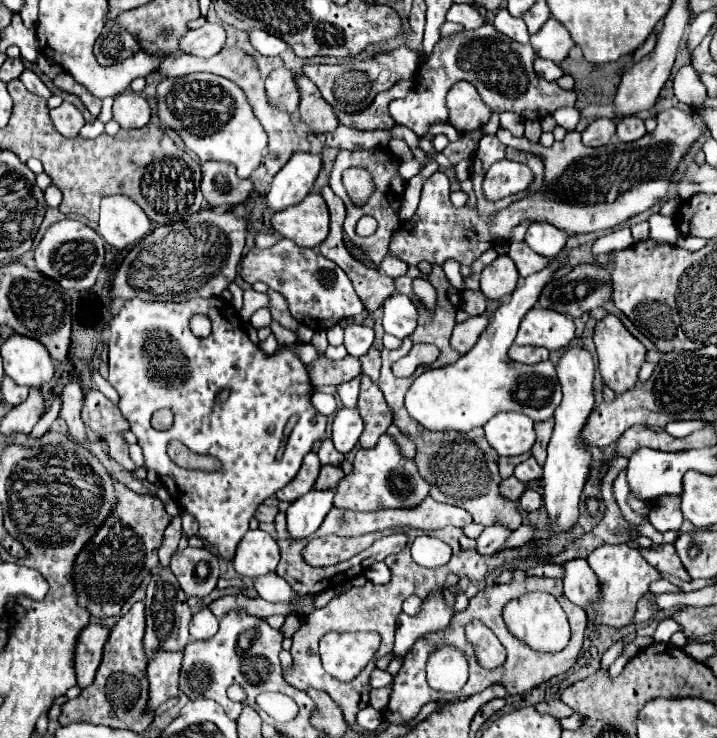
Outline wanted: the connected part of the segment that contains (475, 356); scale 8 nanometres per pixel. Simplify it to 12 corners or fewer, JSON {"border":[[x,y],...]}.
{"border":[[564,263],[522,279],[452,367],[426,369],[406,409],[430,431],[500,411],[546,421],[562,401],[550,361],[508,359],[522,317]]}

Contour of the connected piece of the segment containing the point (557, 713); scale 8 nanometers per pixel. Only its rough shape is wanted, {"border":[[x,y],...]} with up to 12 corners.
{"border":[[560,699],[536,705],[542,713],[550,713],[556,719],[570,717],[574,713]]}

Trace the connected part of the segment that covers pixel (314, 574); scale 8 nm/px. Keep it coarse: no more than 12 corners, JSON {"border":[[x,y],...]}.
{"border":[[286,513],[274,519],[280,575],[294,595],[316,595],[344,583],[344,561],[306,567],[304,539],[292,539]]}

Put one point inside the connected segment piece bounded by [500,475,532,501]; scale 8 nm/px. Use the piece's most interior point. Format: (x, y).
(511, 489)

